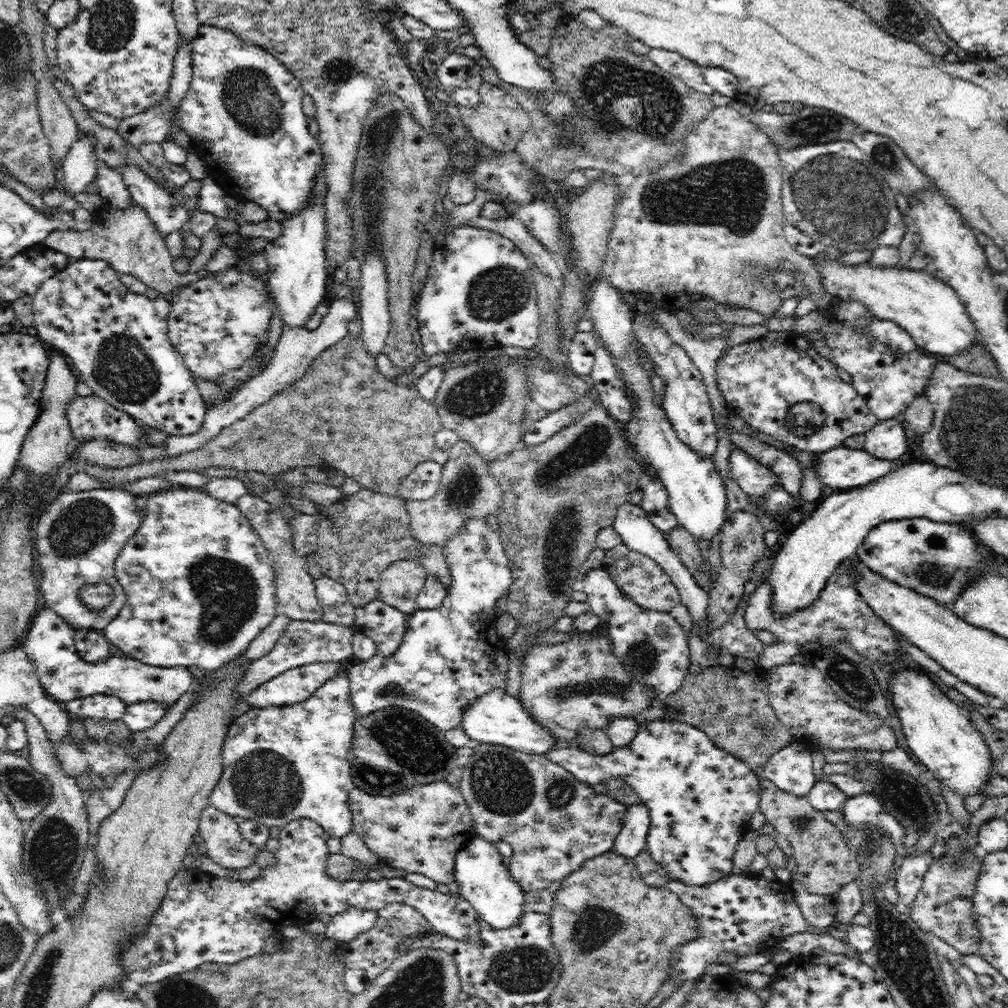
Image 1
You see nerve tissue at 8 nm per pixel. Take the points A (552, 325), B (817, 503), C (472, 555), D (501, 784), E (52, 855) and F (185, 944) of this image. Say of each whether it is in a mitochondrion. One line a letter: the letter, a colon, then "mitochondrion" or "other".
A: other
B: other
C: other
D: mitochondrion
E: mitochondrion
F: other

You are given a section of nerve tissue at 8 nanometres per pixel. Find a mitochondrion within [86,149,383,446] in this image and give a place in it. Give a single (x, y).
(124, 367)

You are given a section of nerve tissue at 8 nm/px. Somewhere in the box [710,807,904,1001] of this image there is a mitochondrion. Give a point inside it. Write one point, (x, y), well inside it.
(799, 820)

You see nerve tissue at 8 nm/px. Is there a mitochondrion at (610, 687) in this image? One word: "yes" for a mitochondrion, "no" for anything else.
yes

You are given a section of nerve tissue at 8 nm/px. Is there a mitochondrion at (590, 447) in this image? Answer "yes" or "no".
yes

